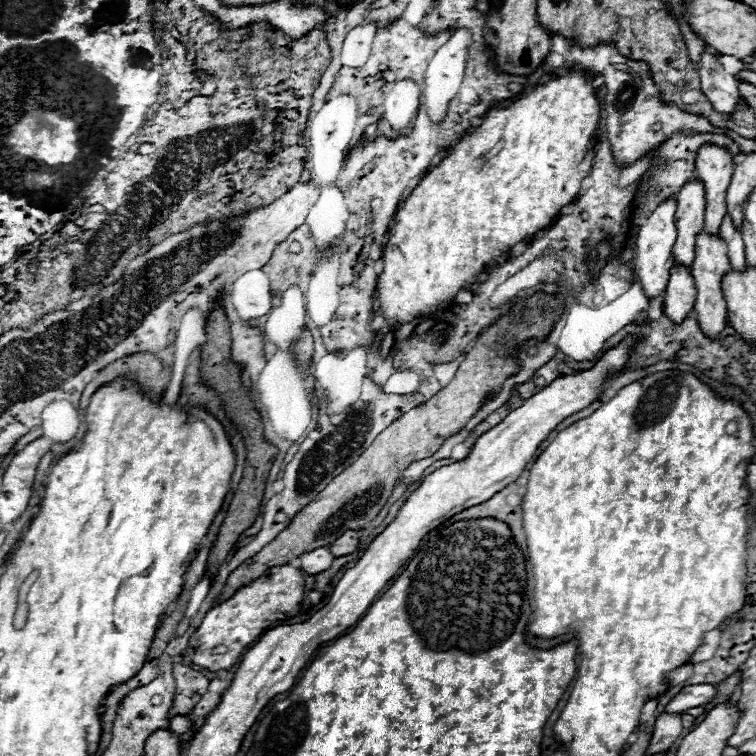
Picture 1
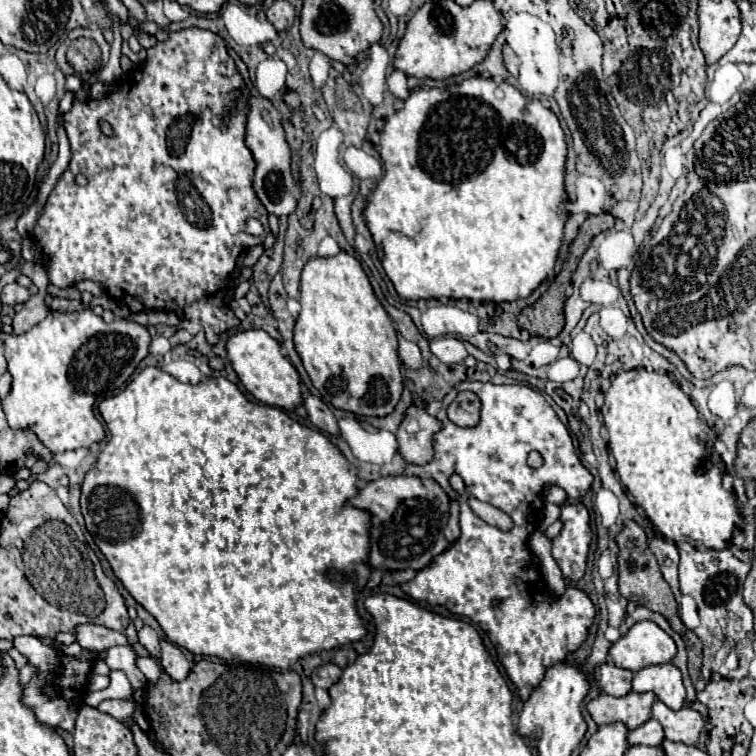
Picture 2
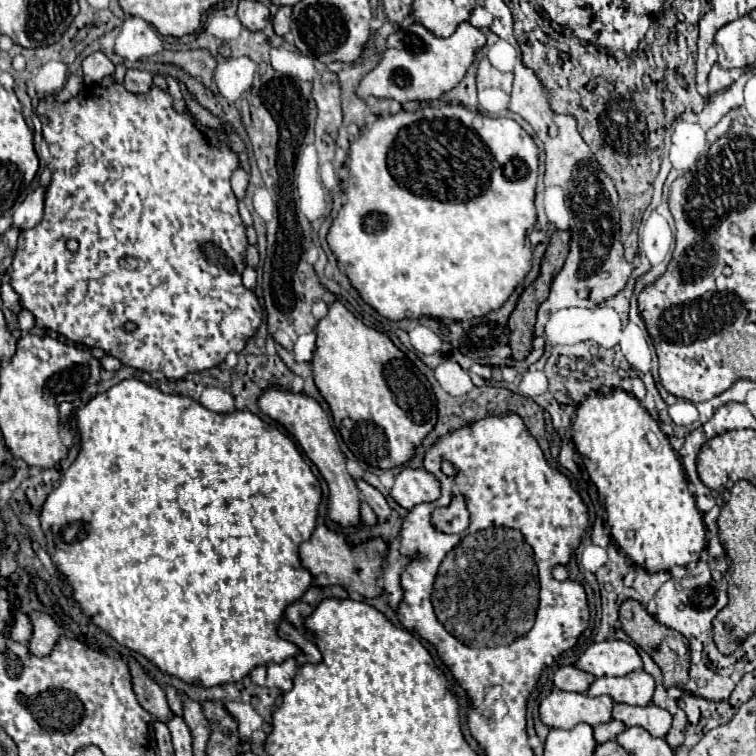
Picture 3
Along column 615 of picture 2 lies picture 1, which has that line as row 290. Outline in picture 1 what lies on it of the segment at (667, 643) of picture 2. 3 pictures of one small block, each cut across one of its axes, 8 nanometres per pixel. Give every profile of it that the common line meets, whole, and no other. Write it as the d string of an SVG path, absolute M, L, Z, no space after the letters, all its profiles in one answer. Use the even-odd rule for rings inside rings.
M668 198L662 204L656 206L656 210L648 216L646 224L638 230L636 236L636 260L634 260L634 274L638 282L642 284L642 290L646 298L654 298L664 292L670 276L670 268L674 264L672 256L672 246L676 242L676 224L674 224L674 214L676 214L676 198Z

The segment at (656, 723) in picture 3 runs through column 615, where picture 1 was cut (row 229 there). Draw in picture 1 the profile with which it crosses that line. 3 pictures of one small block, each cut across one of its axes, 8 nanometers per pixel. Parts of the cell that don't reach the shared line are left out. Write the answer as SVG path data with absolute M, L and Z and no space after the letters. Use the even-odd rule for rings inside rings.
M704 144L696 152L696 176L706 188L706 222L704 230L718 234L726 214L726 190L734 172L734 158L728 148Z

